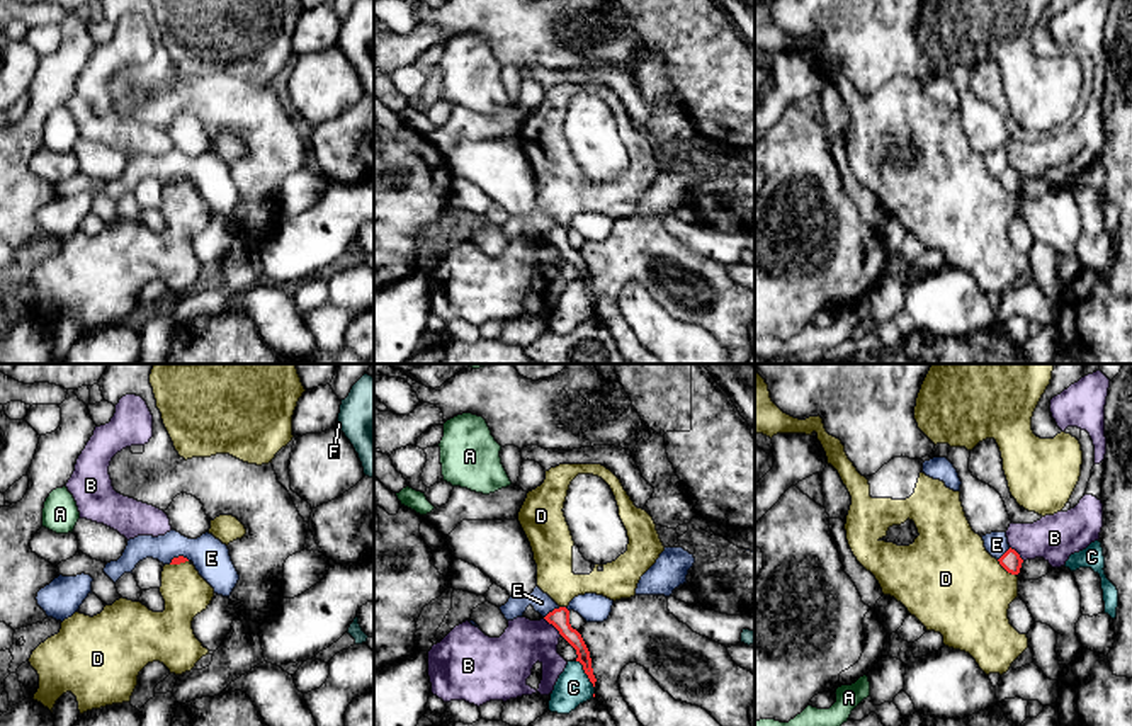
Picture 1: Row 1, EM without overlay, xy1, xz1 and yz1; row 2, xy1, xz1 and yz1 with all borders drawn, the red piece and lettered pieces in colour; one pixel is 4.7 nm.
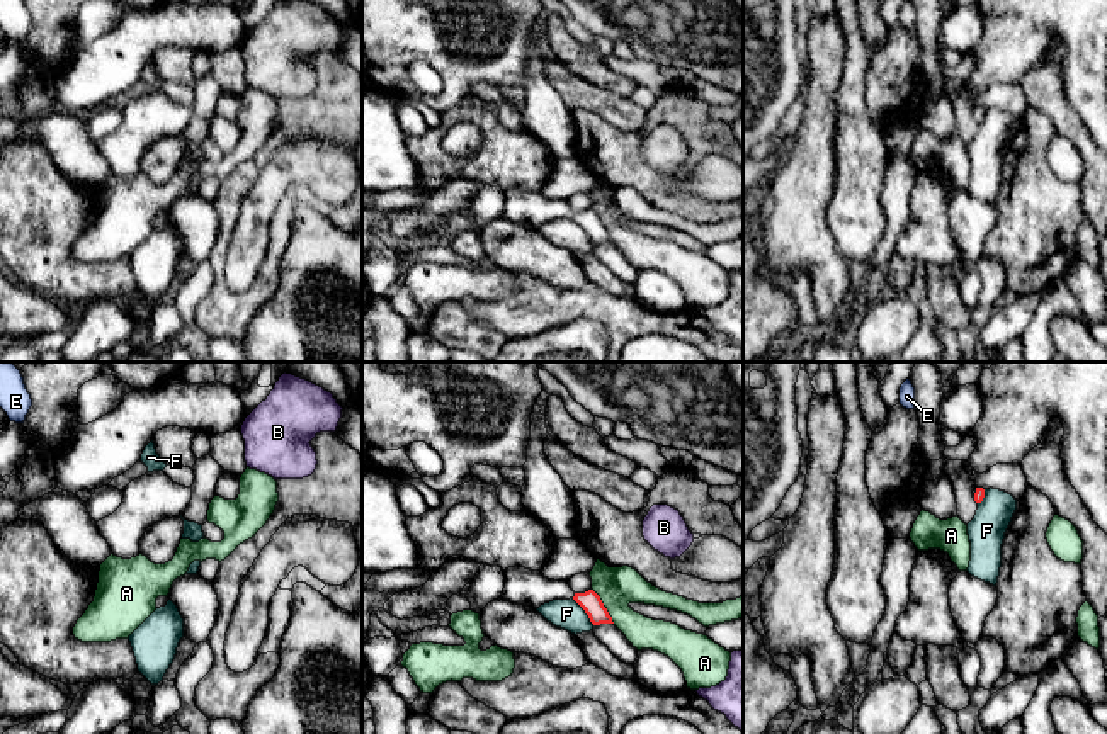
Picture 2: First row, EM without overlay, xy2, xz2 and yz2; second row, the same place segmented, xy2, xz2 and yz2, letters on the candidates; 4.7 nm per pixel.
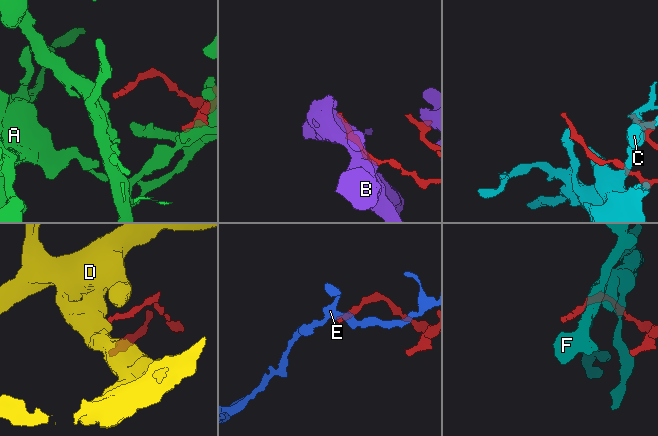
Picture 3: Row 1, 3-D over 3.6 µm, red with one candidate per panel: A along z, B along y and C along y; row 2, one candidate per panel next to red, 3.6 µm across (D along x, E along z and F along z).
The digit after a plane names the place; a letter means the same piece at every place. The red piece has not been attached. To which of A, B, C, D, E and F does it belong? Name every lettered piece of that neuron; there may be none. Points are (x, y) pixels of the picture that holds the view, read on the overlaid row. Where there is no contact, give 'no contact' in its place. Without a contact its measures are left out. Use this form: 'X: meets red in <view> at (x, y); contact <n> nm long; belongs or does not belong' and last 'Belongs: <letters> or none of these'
A: meets red in xz2 at (602, 605); contact 200 nm long; does not belong
B: meets red in xz1 at (553, 624); contact 120 nm long; does not belong
C: meets red in xz1 at (585, 672); contact 160 nm long; does not belong
D: meets red in yz1 at (1007, 570); contact 120 nm long; does not belong
E: meets red in xz1 at (553, 611); contact 90 nm long; does not belong
F: meets red in xz2 at (585, 612); contact 170 nm long; does not belong
Belongs: none of these

